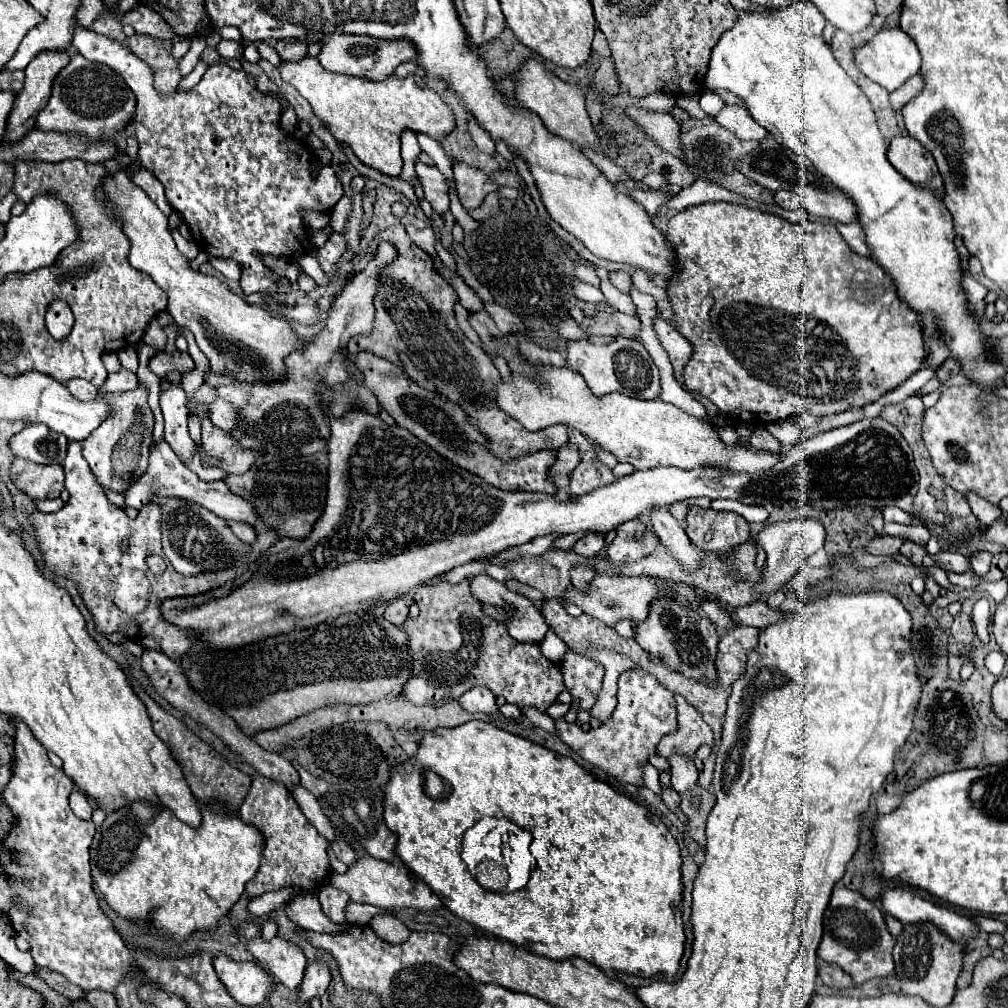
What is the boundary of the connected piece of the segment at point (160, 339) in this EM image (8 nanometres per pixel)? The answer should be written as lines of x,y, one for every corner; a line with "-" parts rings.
156,319
150,323
150,327
148,327
148,331
146,331
146,335
144,335
144,339
142,339
146,345
150,345
150,347
154,347
158,353
160,351
164,351
164,347
166,347
166,333
162,331
162,327
156,323

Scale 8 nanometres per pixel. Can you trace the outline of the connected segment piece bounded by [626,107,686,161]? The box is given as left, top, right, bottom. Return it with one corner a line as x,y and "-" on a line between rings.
626,107
626,111
630,111
630,117
642,125
642,129
666,151
672,151
676,157
680,157
682,161
684,155
680,151
680,125
676,123
676,119
670,113
652,113
646,109
636,109
636,107

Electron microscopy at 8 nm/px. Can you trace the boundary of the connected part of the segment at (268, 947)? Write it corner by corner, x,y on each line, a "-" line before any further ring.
276,935
272,941
246,941
246,949
272,971
276,981
288,989
296,989
300,985
306,969
306,957
294,941
286,941

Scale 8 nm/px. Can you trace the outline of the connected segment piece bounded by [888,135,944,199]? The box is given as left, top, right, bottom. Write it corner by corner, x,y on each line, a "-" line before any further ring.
902,135
892,139
888,147
888,161
900,175
910,179
910,183
932,187
932,191
936,191
940,199
944,197
942,177
938,173
934,157
912,137

